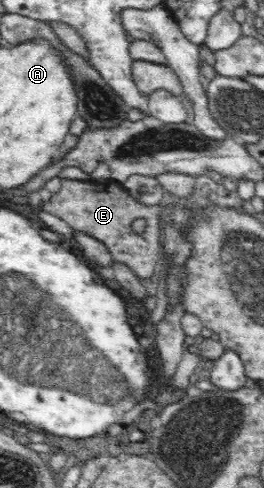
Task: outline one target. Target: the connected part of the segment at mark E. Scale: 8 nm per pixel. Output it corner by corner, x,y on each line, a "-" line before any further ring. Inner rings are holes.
61,179
61,188
53,193
49,201
41,208
64,219
74,230
90,234
112,254
114,261
122,263
123,267
130,267
132,272
140,279
152,278
156,273
156,265
160,259
160,246
162,227
158,219
157,206
142,205
118,180
108,179
105,182
88,180
-
135,217
146,219
147,228
144,232
134,232
129,225

